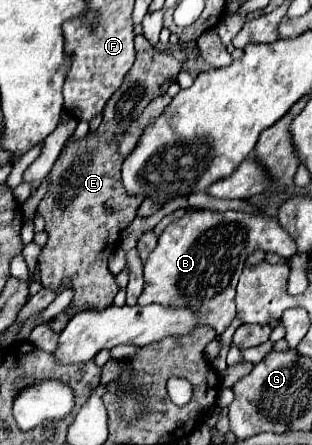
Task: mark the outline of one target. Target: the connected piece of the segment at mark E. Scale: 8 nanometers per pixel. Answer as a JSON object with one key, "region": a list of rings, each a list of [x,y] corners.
{"region":[[[136,36],[136,62],[124,78],[122,88],[106,102],[102,124],[82,140],[72,138],[50,170],[48,192],[38,204],[38,214],[42,214],[48,234],[38,268],[40,282],[54,292],[70,282],[68,288],[78,298],[70,302],[68,310],[82,312],[82,306],[86,310],[108,308],[120,290],[114,274],[108,270],[108,258],[116,252],[122,230],[136,218],[136,210],[144,198],[134,198],[122,190],[120,166],[124,156],[118,152],[118,138],[126,134],[130,122],[144,112],[150,100],[166,94],[178,72],[180,62],[172,54],[158,52],[144,36]]]}

